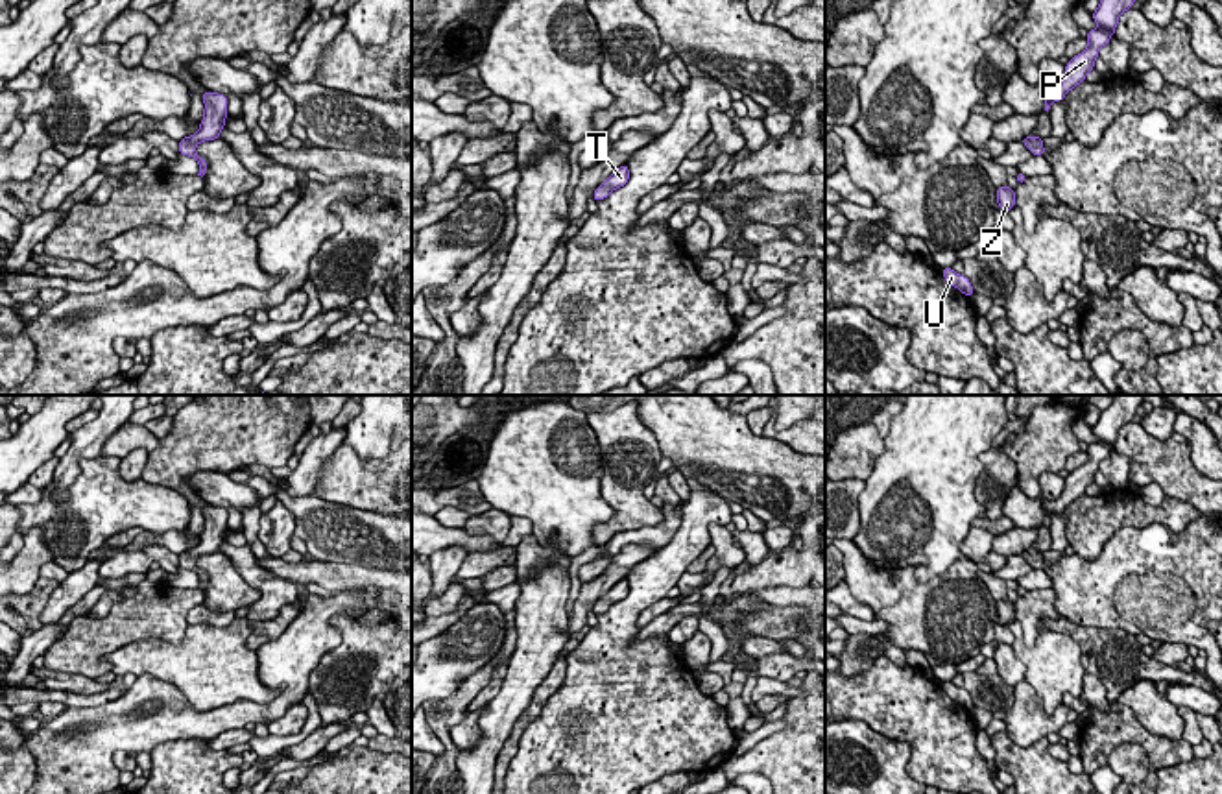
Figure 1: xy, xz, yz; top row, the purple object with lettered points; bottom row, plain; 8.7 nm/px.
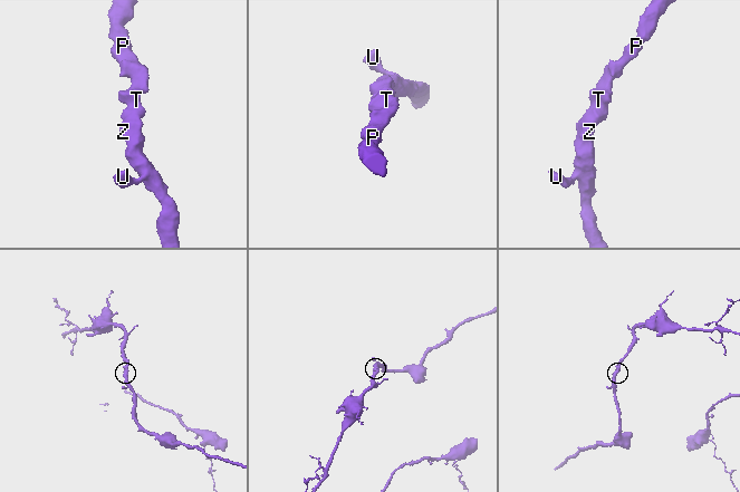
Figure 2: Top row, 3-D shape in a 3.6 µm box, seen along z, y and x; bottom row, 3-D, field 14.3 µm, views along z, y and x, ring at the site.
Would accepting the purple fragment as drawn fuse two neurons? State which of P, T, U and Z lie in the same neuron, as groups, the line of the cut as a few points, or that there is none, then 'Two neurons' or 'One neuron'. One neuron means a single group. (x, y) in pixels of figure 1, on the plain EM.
Groups: P T U Z. No split. One neuron

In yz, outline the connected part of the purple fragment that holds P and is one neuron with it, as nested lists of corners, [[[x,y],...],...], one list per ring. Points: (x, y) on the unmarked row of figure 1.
[[[1144,395],[1111,397],[1111,404],[1100,412],[1098,421],[1093,425],[1093,432],[1098,439],[1089,443],[1085,463],[1069,473],[1060,499],[1043,500],[1045,526],[1050,524],[1054,515],[1063,513],[1069,504],[1085,495],[1085,489],[1095,482],[1100,462],[1106,460],[1115,447],[1120,427],[1132,423],[1143,399]]]

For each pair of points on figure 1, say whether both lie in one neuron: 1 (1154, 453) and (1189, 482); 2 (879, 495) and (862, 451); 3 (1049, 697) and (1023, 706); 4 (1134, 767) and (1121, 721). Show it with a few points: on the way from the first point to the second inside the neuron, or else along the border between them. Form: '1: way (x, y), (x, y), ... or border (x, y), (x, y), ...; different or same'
1: way (1160, 462), (1180, 479); same
2: border (885, 440), (885, 451), (866, 481); different
3: border (1023, 680), (1049, 713), (1062, 704); different
4: border (1150, 761), (1139, 745), (1121, 743), (1106, 763); different

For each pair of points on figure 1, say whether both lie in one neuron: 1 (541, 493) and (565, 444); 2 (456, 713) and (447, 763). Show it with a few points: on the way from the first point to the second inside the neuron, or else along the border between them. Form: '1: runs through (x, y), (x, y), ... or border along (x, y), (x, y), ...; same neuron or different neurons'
1: runs through (541, 481), (541, 468), (552, 457); same neuron
2: runs through (445, 726), (447, 750); same neuron

